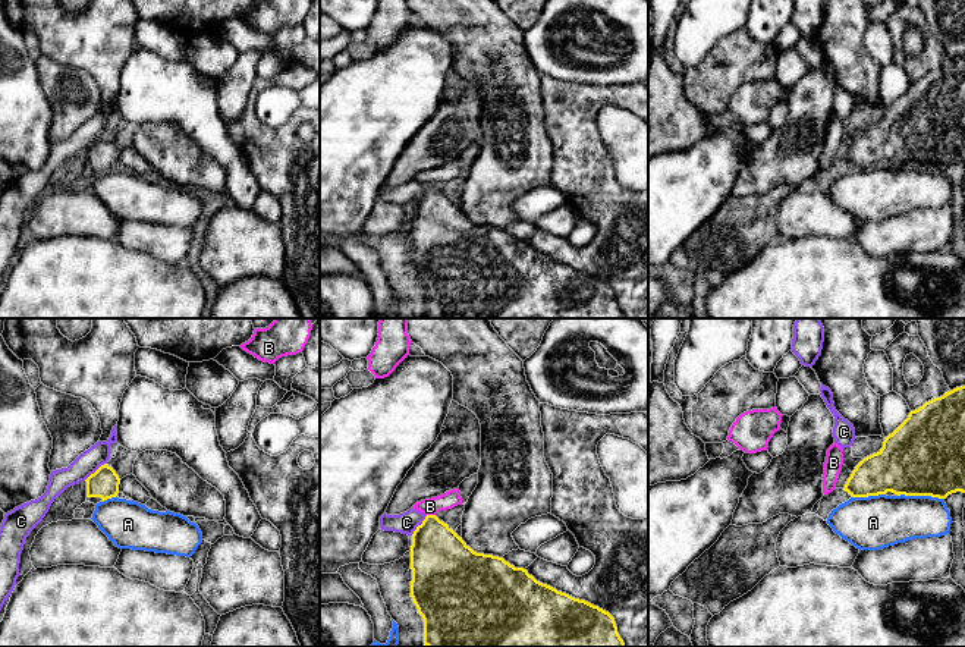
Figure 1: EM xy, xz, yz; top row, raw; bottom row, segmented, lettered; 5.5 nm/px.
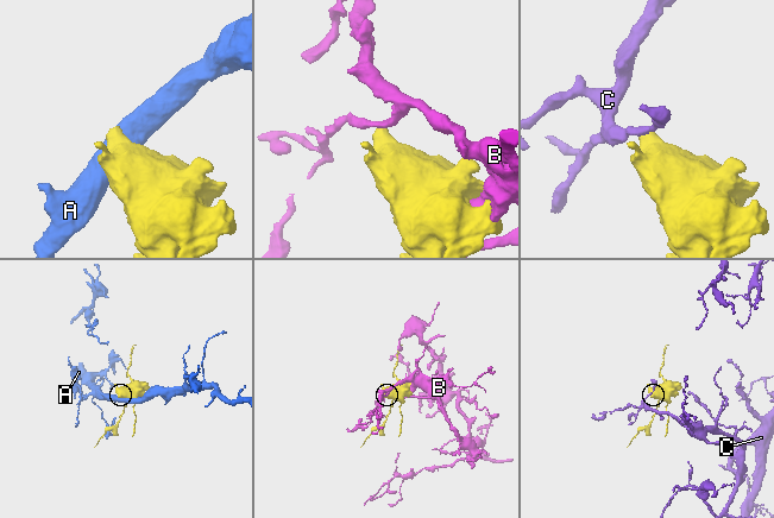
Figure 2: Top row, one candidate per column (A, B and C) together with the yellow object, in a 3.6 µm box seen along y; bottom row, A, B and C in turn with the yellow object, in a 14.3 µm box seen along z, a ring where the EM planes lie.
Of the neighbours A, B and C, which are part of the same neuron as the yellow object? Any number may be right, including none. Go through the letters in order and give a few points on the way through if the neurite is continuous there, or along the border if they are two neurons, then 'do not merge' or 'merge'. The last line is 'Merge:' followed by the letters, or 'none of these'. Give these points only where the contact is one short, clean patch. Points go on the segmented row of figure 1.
A: do not merge
B: do not merge
C: border xy (106, 462), (84, 480); do not merge
Merge: none of these

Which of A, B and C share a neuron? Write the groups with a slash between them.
A / B / C

